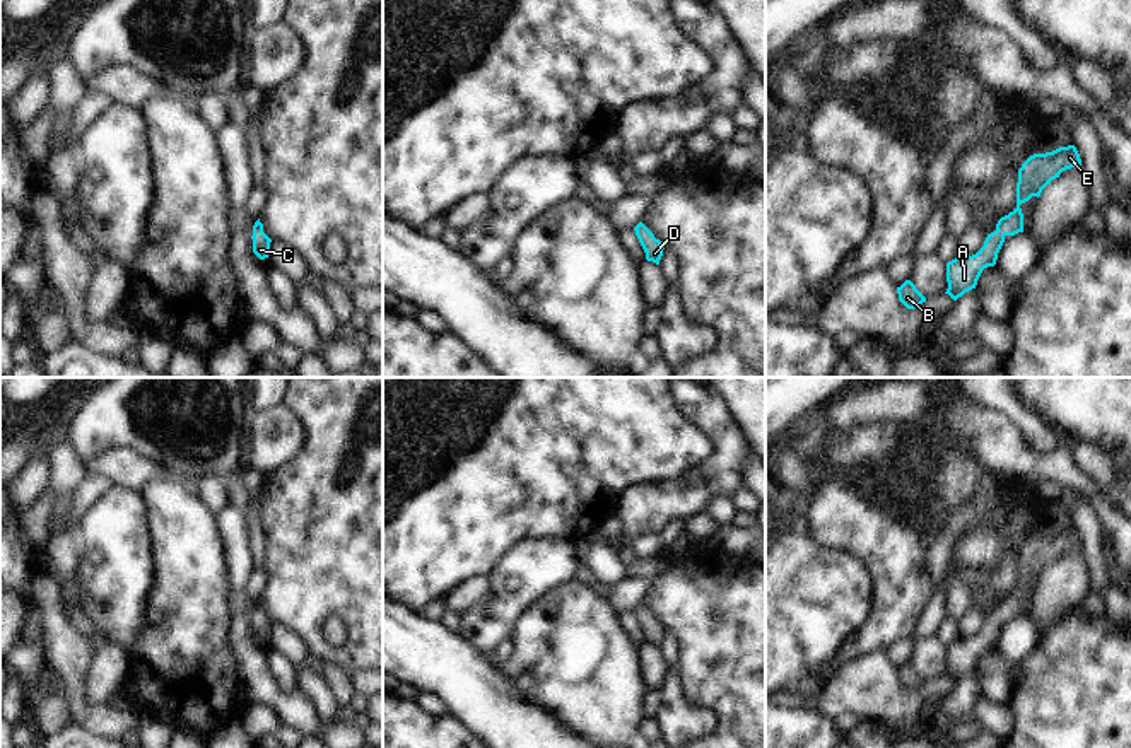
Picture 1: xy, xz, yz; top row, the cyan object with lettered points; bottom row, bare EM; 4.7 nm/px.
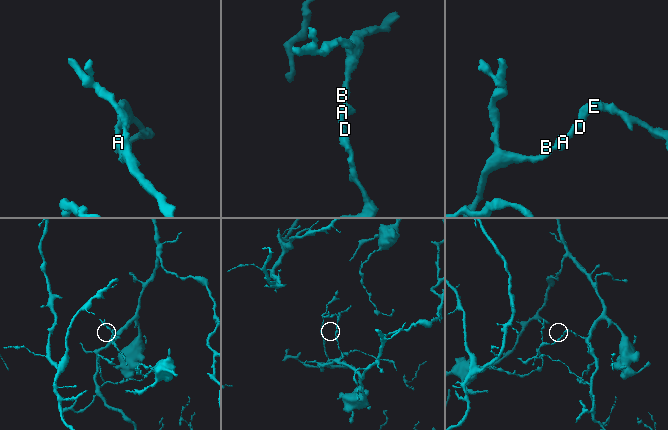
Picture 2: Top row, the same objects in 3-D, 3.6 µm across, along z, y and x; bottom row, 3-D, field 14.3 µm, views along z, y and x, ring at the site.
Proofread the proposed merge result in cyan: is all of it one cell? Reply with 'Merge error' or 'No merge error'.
No merge error

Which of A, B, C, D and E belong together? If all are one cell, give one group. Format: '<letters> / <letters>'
A B C D E

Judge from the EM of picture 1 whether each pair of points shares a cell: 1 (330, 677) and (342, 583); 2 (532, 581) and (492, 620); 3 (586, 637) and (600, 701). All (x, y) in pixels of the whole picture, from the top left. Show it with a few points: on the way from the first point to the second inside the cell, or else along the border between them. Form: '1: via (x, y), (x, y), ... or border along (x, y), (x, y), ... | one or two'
1: border along (322, 660), (335, 665), (347, 677) | two
2: via (521, 591), (503, 610) | one
3: via (586, 653), (586, 663), (595, 672), (595, 685) | one

